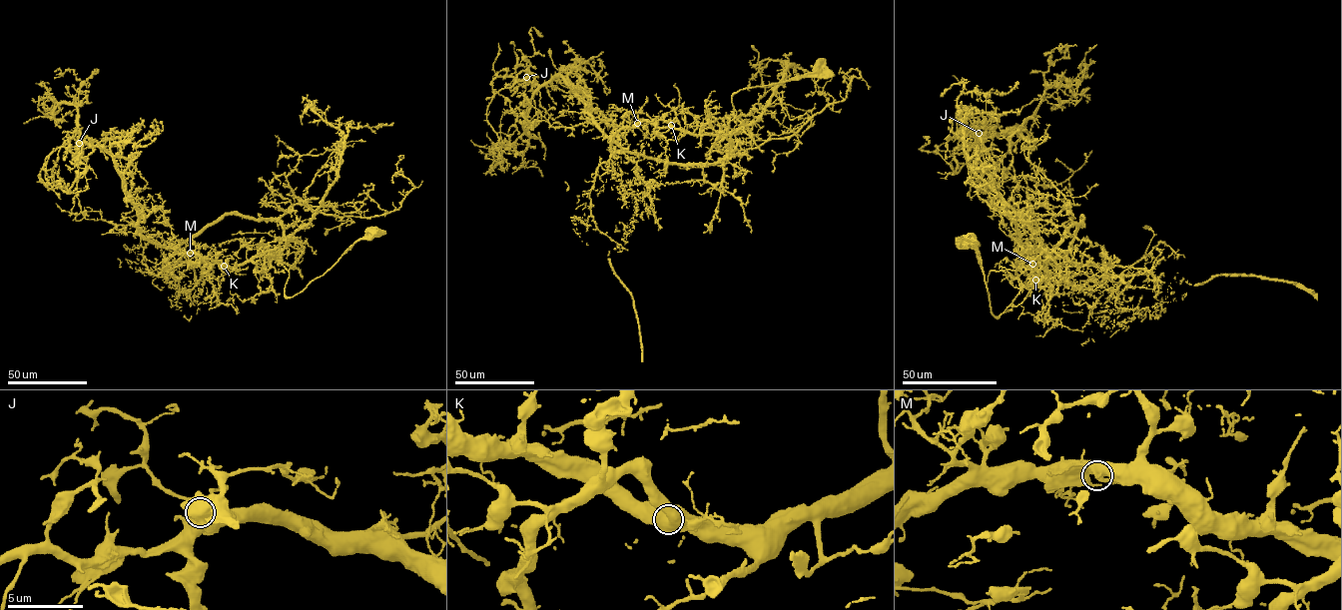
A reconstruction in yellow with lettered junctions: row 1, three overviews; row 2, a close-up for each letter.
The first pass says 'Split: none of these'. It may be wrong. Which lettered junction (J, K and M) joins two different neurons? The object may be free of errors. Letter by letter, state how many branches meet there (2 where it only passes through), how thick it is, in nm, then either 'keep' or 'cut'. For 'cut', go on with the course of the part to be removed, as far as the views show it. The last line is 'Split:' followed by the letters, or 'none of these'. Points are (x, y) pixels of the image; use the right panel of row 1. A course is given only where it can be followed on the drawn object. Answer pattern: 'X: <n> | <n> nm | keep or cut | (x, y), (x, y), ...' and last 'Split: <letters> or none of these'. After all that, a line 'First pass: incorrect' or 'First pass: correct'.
J: 2 | 550 nm | keep
K: 2 | 650 nm | keep
M: 2 | 500 nm | cut | (1032, 265), (1096, 316), (1121, 292), (1117, 312), (1049, 282), (1055, 255), (1011, 237), (969, 146)
Split: M
First pass: incorrect

